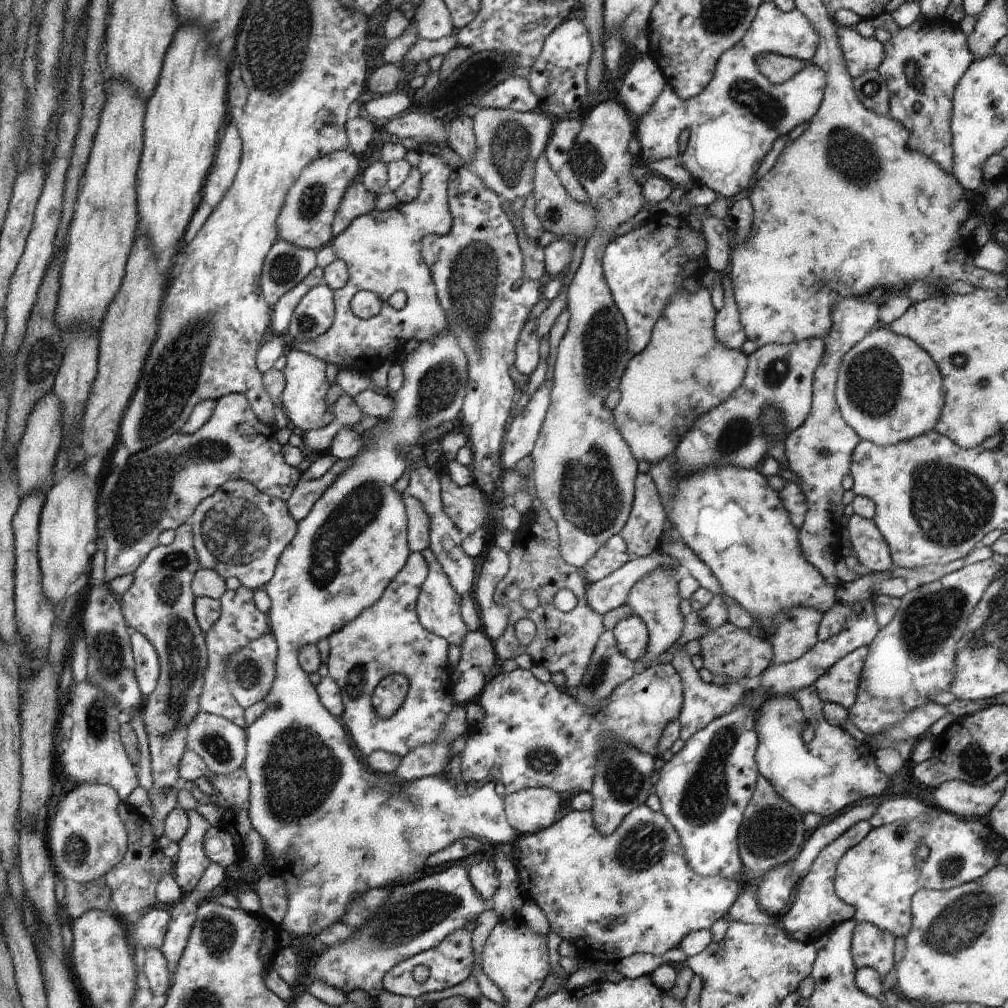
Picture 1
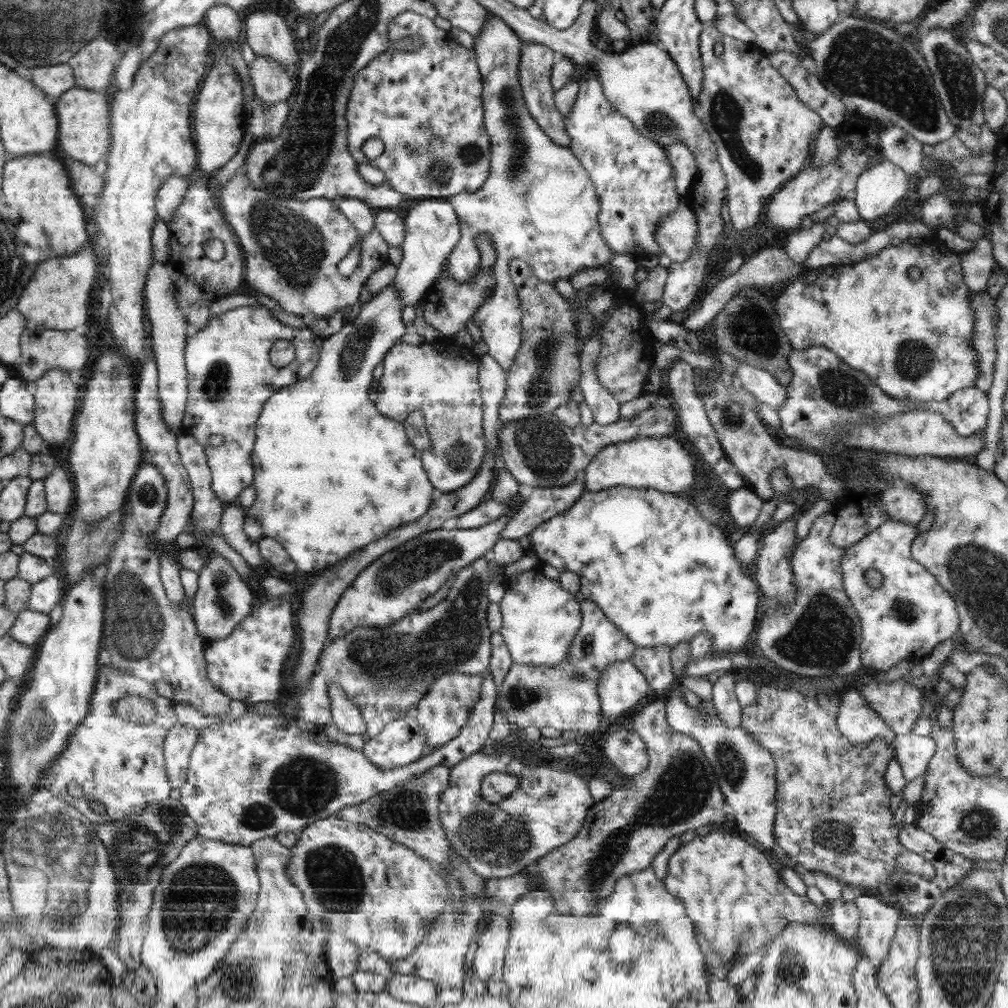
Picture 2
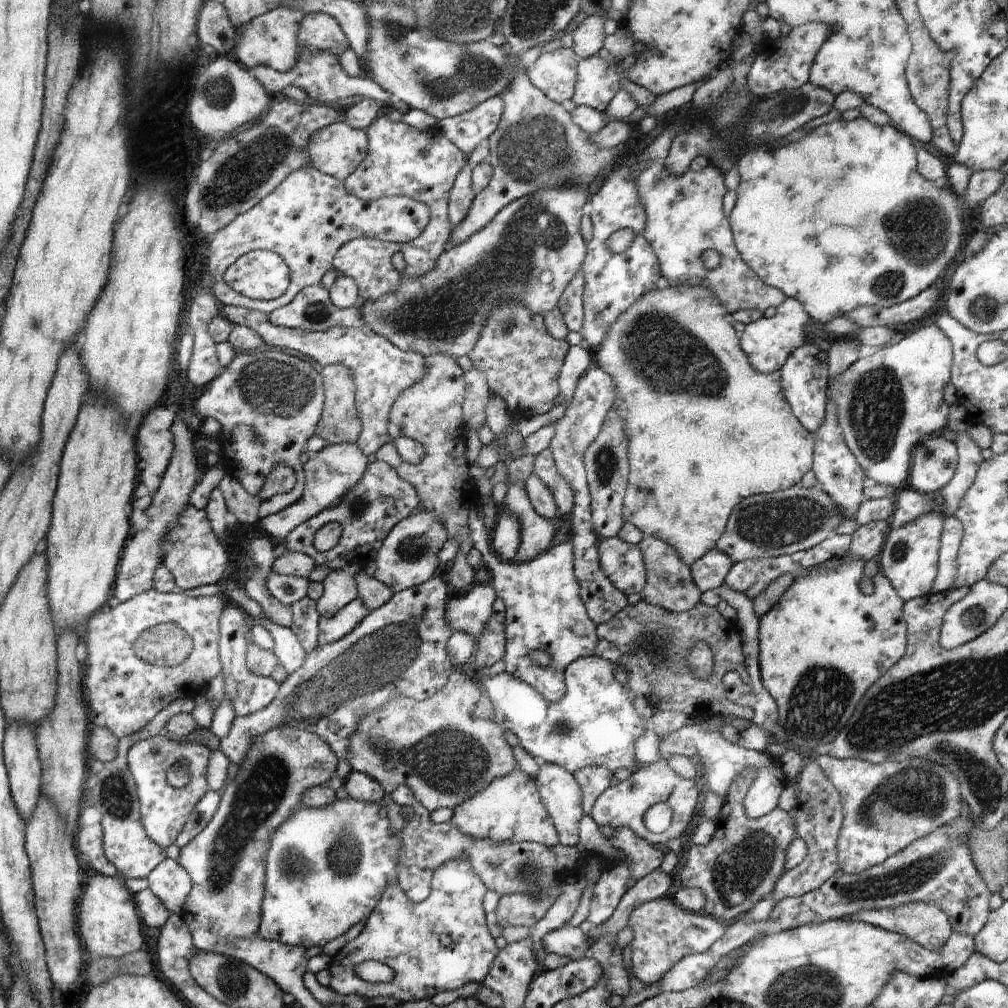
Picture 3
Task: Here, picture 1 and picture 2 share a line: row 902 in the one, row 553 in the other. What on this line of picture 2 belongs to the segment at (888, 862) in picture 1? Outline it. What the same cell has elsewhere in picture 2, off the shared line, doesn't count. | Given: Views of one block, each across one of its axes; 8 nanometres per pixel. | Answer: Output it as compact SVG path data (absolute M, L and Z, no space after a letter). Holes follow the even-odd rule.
M887 520L876 530L869 532L856 544L845 549L841 567L843 574L843 586L850 603L853 604L858 619L862 623L862 640L860 646L861 666L877 669L880 672L890 670L898 662L908 659L912 662L924 661L939 646L941 642L958 636L960 618L957 612L956 602L944 591L944 588L924 567L916 565L912 555L911 546L913 540L920 534L916 525L900 522L899 520ZM870 568L878 570L882 574L882 586L870 588L865 584L864 573Z

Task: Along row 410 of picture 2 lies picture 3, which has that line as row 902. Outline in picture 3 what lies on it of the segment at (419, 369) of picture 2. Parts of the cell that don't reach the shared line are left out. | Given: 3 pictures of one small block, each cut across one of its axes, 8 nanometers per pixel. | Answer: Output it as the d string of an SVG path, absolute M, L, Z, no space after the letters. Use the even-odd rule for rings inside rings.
M466 853L447 860L436 868L431 880L430 894L421 903L412 902L397 882L388 885L358 937L347 942L331 957L327 967L331 976L329 987L339 995L360 995L366 999L390 997L405 1003L431 999L439 992L456 990L467 982L478 982L482 985L484 977L490 974L489 970L499 951L486 926L483 898L487 891L484 881L474 872ZM367 960L380 961L392 967L394 978L387 983L362 980L354 972L354 967L356 962Z

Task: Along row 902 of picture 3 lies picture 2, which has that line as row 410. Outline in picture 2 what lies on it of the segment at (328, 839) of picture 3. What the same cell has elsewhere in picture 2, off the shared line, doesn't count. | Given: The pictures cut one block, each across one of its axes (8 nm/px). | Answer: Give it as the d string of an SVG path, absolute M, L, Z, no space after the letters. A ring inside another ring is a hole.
M393 282L372 298L369 298L367 303L363 303L356 316L352 318L346 316L339 332L323 339L317 365L308 378L295 382L272 394L272 397L268 398L260 411L255 428L255 443L251 456L254 467L251 486L256 489L256 500L252 506L246 508L246 511L248 515L260 523L263 528L263 536L279 542L285 548L289 557L295 562L297 568L306 572L308 576L344 560L352 550L358 550L358 548L362 548L366 544L371 544L372 541L382 538L386 532L390 532L390 530L394 530L398 526L401 527L403 524L412 521L416 522L417 518L421 517L430 508L431 502L438 492L428 480L423 467L422 452L410 442L405 433L403 423L380 414L375 402L368 397L372 389L376 366L384 360L386 353L392 346L400 342L400 338L410 330L408 326L403 324L402 311L403 304L399 299L397 288Z

